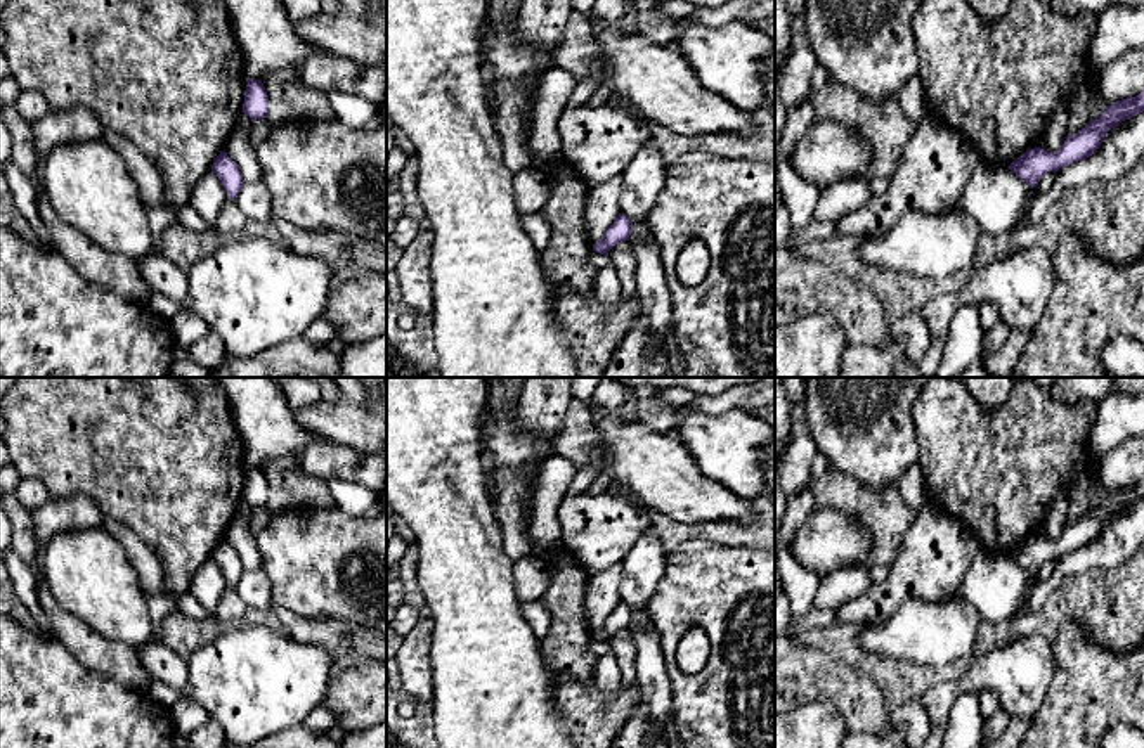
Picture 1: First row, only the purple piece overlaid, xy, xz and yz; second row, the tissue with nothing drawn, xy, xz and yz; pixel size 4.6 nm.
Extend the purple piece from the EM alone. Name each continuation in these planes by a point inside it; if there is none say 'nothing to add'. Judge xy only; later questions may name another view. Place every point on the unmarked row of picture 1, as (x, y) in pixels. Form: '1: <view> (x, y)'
nothing to add

